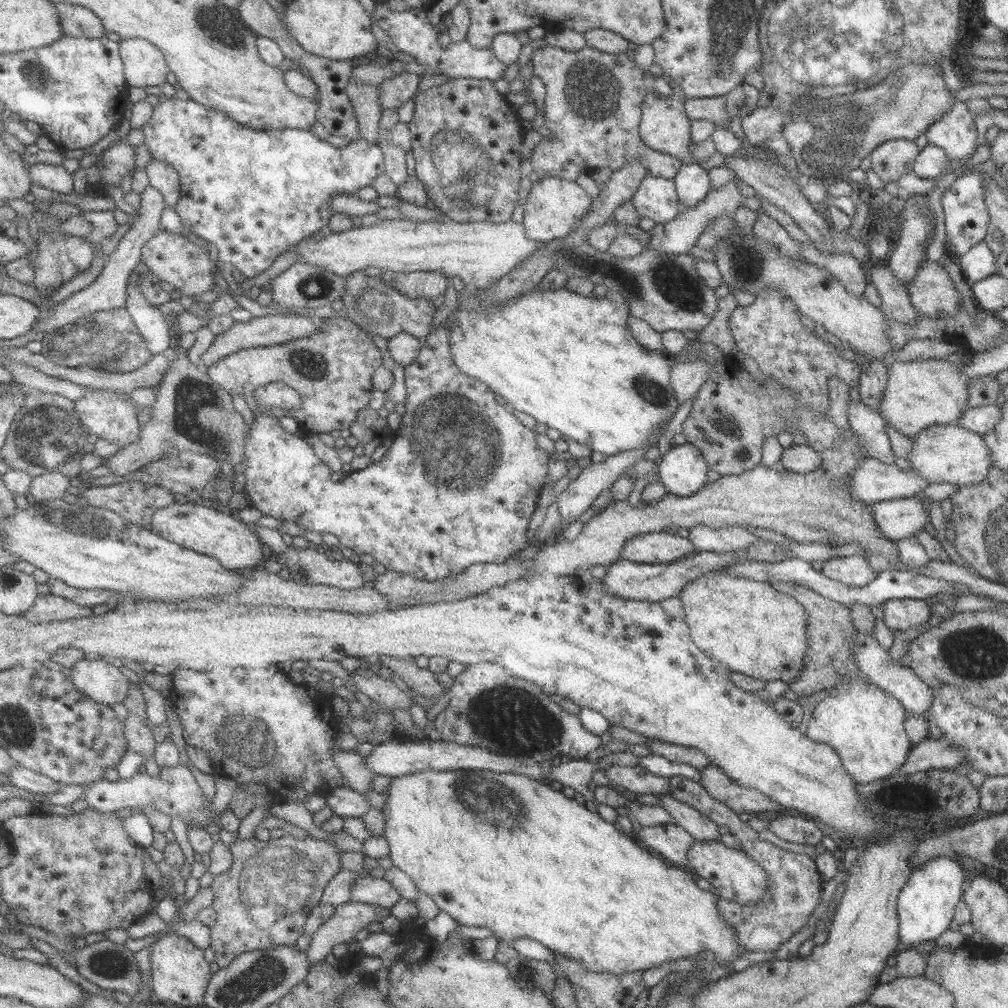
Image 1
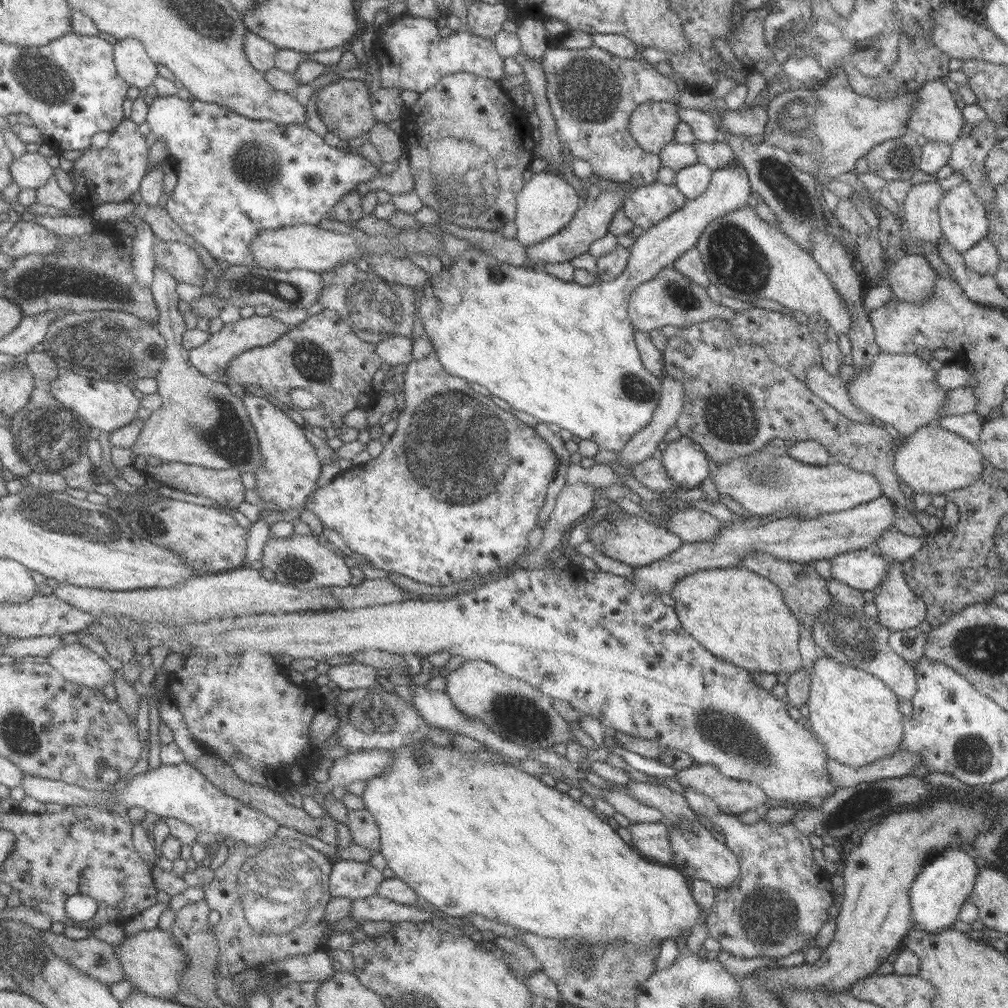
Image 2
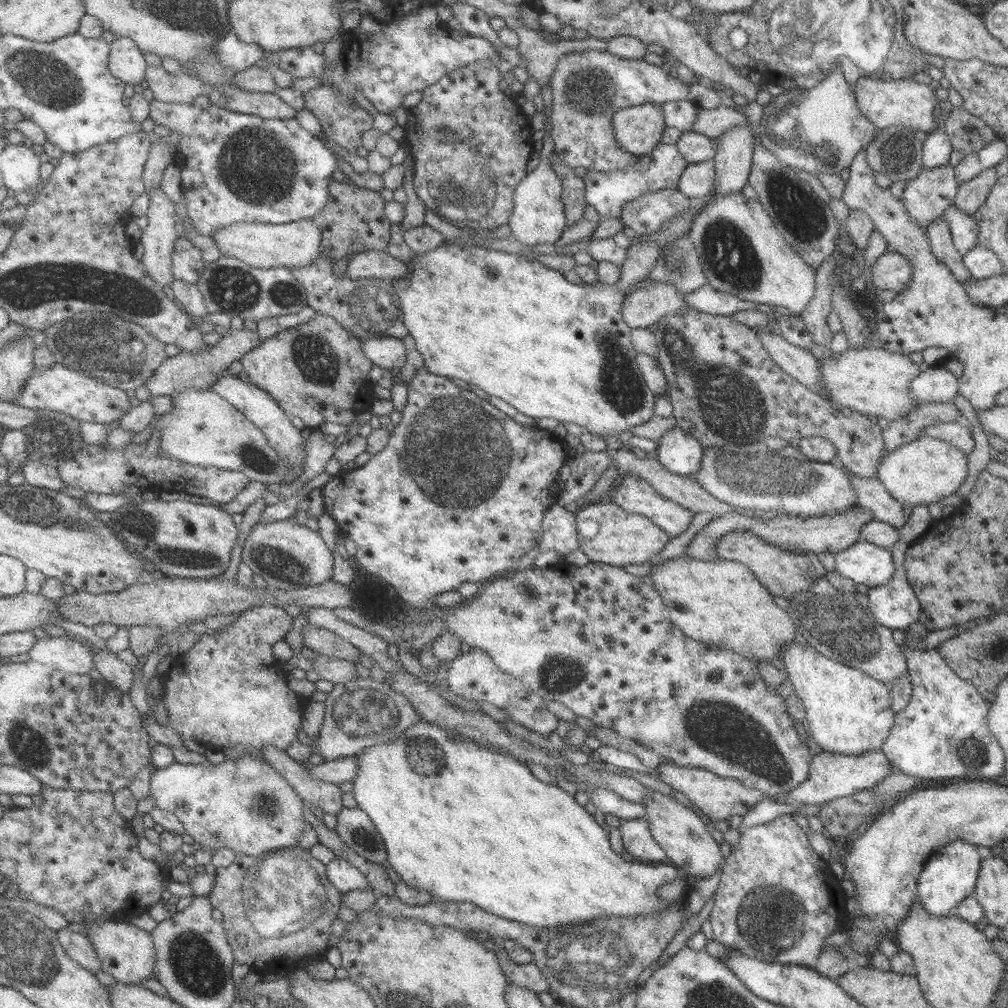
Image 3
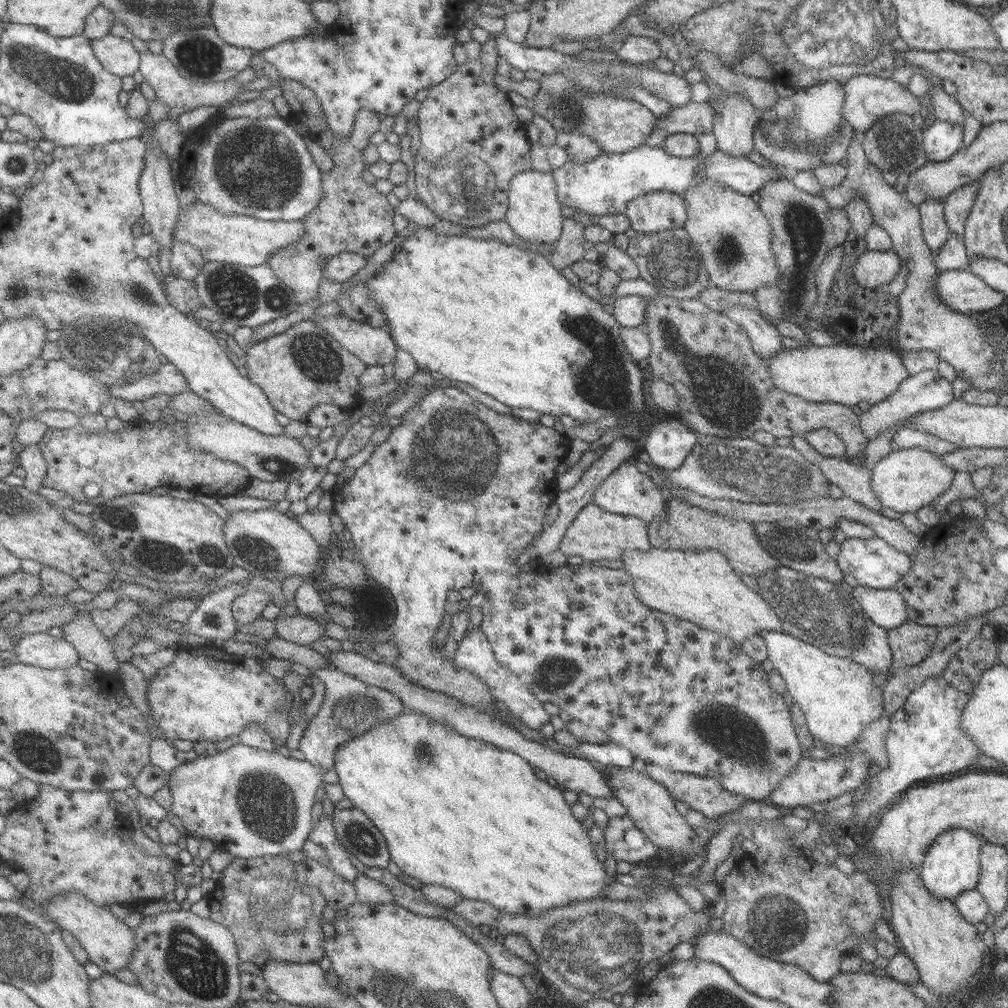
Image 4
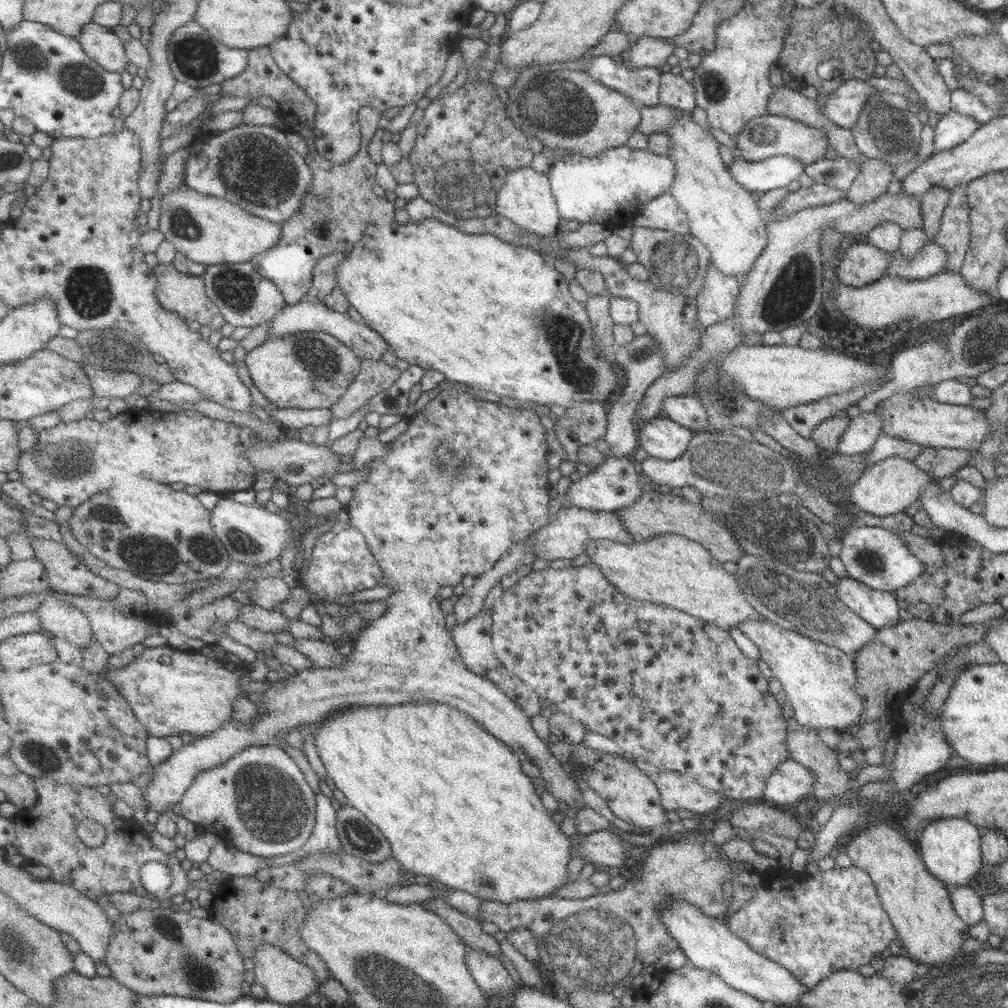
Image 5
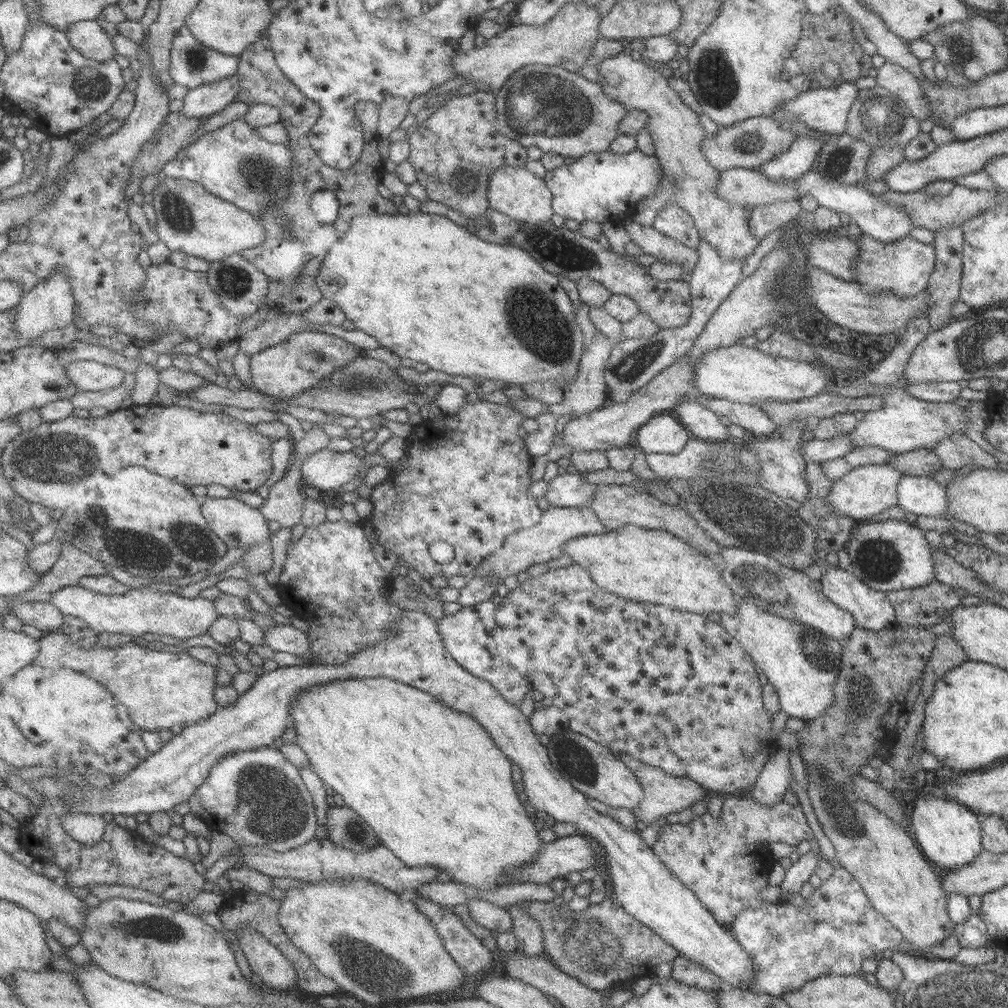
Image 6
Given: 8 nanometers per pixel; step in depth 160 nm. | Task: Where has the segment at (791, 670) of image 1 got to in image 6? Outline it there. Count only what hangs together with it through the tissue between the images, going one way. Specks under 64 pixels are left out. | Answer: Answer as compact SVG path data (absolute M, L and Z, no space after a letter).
M625 524L621 528L604 533L576 537L561 546L561 554L566 554L575 564L584 568L591 580L601 590L609 594L616 594L621 598L635 602L662 604L671 610L681 610L681 612L705 616L712 612L733 616L737 610L736 604L740 601L740 597L735 596L723 582L720 571L713 562L710 562L699 550L687 545L683 540L668 532L652 531Z

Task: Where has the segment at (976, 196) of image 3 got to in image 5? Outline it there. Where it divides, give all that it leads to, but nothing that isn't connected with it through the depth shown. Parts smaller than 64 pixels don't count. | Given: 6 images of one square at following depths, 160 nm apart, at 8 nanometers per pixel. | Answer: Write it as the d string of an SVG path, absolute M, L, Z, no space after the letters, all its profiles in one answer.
M951 193L940 218L940 225L932 236L932 242L944 252L942 272L960 272L964 254L970 239L966 194Z

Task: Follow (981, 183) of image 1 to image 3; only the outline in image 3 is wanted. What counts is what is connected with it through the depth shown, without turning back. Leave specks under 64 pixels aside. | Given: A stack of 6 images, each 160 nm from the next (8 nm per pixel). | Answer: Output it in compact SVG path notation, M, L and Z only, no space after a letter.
M951 203L944 210L942 217L946 219L955 250L963 256L976 244L976 230L978 226L976 226L972 214L961 212Z

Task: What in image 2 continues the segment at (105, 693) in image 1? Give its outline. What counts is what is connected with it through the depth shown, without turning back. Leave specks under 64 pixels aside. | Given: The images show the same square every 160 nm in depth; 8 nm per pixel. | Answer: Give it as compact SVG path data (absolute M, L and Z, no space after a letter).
M68 642L64 647L55 649L54 653L47 657L47 662L57 668L67 680L94 689L100 688L102 690L106 684L113 685L114 674L117 672L117 670L113 670L99 654L96 654L93 650L90 650L78 642L73 644Z

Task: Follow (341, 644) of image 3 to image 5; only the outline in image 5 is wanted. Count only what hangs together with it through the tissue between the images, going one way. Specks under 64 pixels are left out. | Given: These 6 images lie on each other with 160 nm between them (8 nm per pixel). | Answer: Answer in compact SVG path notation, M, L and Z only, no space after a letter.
M241 605L236 621L248 624L250 628L261 632L289 632L289 620L277 609L265 610L257 605Z

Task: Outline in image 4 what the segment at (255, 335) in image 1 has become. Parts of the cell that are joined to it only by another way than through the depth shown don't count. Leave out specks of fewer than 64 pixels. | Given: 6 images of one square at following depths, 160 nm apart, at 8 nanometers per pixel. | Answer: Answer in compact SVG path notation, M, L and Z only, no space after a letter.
M165 361L164 365L157 373L144 376L138 381L108 386L110 394L123 401L133 402L133 400L146 401L158 394L170 394L175 396L183 391L190 390L186 376L177 365Z

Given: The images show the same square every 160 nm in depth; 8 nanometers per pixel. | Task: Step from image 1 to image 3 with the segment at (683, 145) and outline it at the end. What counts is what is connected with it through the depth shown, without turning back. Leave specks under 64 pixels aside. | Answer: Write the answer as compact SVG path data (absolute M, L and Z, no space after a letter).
M643 103L614 111L610 127L615 143L623 151L637 156L650 153L661 142L663 129L667 126L664 123L663 111L659 104Z

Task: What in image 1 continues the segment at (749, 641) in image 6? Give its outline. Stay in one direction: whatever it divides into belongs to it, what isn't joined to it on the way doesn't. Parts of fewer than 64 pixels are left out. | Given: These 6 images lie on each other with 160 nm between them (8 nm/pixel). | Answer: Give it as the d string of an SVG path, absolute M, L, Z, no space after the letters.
M862 676L843 677L829 689L828 696L817 702L805 728L807 738L818 743L828 744L841 759L841 765L856 783L868 783L878 778L887 778L907 760L911 744L904 729L904 708L889 693L865 680Z

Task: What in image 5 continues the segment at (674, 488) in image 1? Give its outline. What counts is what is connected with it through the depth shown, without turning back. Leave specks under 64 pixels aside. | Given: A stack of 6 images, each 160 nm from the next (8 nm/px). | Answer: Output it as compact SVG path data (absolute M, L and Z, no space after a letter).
M655 417L638 426L638 446L649 457L675 460L686 448L694 435L692 430L679 426L669 417Z

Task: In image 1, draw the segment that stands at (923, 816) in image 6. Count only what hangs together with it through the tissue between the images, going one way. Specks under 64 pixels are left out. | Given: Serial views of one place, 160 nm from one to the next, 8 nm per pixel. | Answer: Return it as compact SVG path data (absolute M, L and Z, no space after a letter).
M953 856L935 857L914 868L899 891L896 913L899 919L900 942L910 945L919 940L935 940L947 930L954 915L955 905L962 900L965 872Z

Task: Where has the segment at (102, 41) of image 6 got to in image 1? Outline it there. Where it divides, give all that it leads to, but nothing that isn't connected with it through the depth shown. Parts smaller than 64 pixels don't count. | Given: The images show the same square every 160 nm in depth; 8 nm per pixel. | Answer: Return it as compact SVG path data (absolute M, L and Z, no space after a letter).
M143 38L122 39L120 44L126 80L131 87L167 84L167 73L171 72L171 67L161 49Z

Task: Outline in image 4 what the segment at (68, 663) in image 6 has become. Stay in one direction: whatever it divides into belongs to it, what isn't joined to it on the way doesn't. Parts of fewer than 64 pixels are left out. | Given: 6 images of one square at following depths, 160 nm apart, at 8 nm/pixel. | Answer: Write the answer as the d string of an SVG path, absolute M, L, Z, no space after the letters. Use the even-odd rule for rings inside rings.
M179 651L173 664L162 668L148 682L147 698L150 706L150 716L159 727L164 738L190 741L209 740L219 742L227 740L232 734L237 734L247 723L257 723L272 738L276 745L285 745L285 738L291 727L287 723L287 712L291 707L291 696L281 684L279 678L271 676L271 672L261 668L262 660L247 659L234 655L235 662L221 662L219 668L211 666L208 656L196 651ZM283 704L281 713L275 713L274 708Z

